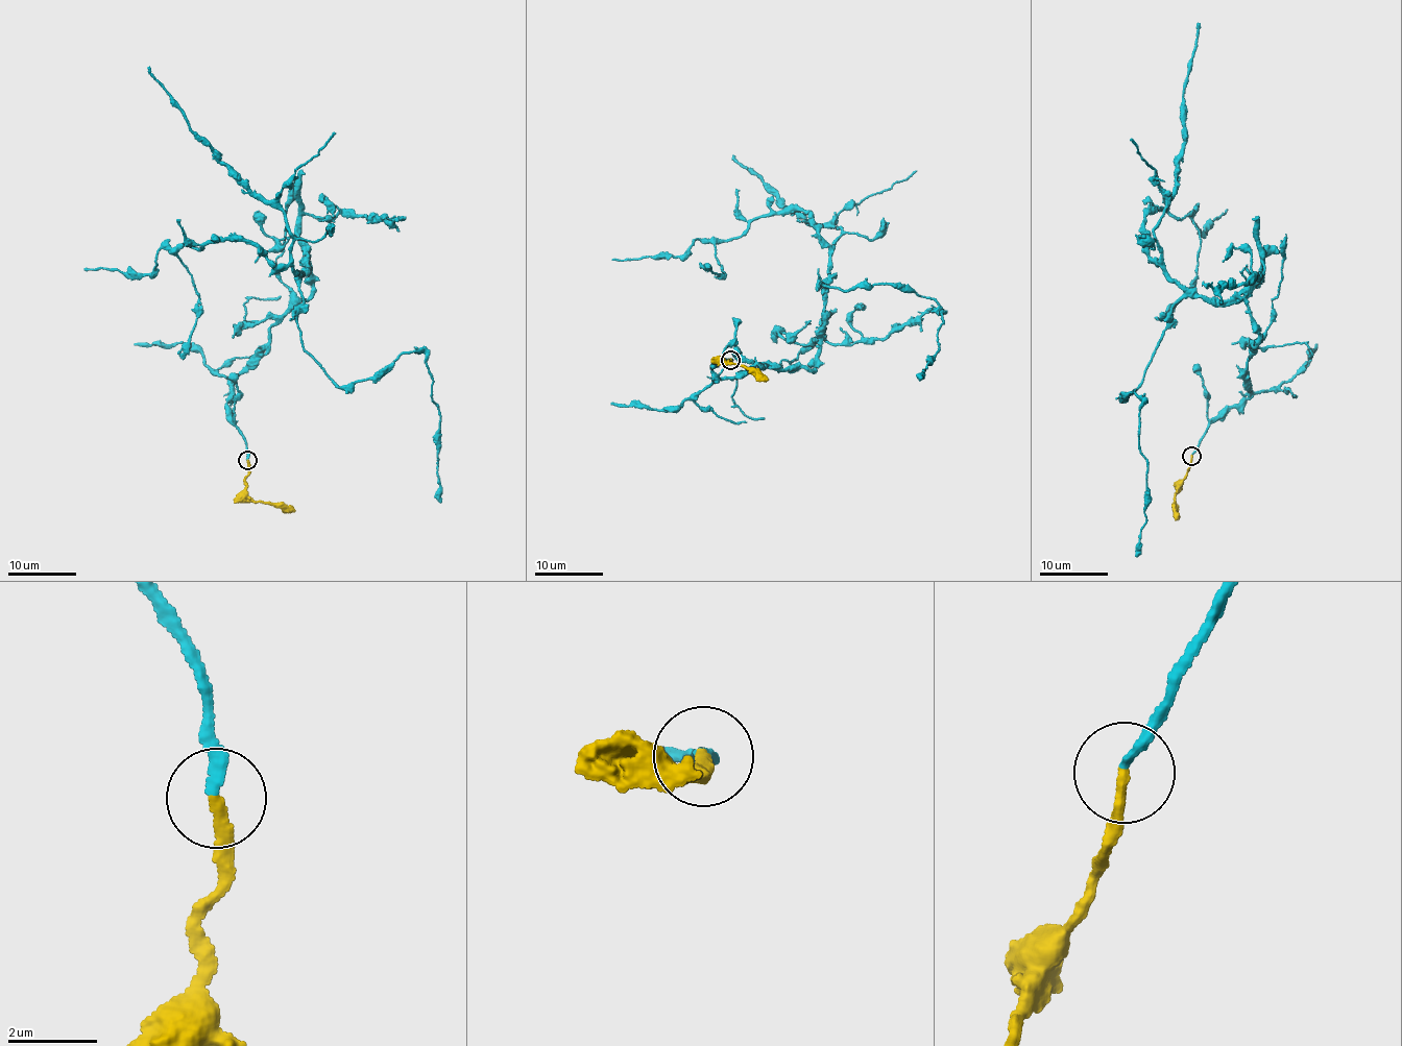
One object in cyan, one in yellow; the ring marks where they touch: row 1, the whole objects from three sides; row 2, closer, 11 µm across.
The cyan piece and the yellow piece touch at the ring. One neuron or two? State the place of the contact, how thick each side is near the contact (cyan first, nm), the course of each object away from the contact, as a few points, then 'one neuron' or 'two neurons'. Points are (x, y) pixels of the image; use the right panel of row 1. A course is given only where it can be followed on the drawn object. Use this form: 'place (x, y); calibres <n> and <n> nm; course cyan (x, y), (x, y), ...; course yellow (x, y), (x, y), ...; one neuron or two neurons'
place (1191, 456); calibres 240 and 260 nm; course cyan (1191, 455), (1250, 392), (1259, 327), (1242, 300), (1183, 296), (1118, 398), (1143, 404), (1136, 556); course yellow (1191, 455), (1186, 478), (1171, 506), (1175, 520); one neuron

